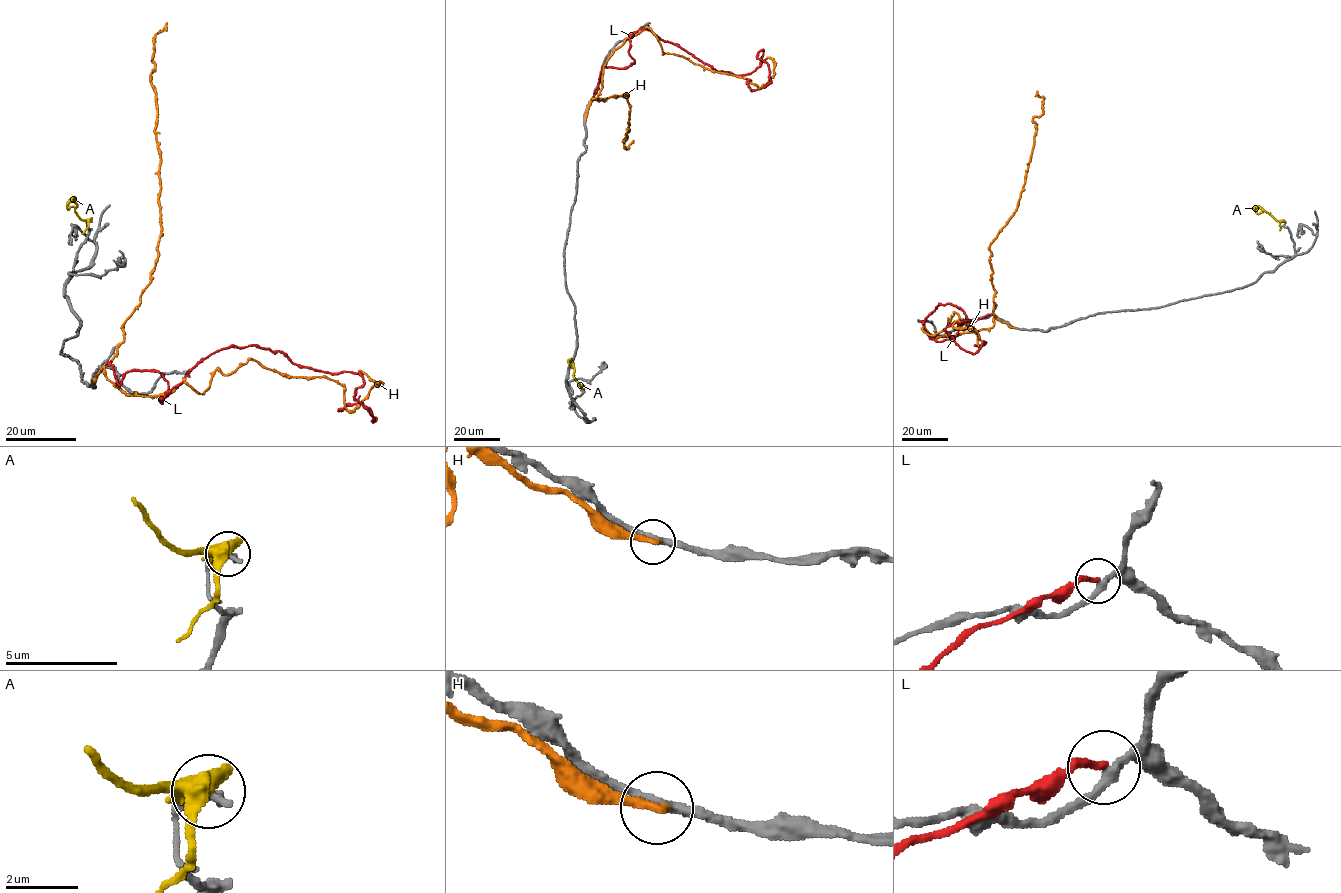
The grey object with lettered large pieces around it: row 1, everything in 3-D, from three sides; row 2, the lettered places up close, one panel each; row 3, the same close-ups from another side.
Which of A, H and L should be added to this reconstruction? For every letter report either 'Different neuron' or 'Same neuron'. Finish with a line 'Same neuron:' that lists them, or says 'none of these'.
A: Different neuron
H: Different neuron
L: Different neuron
Same neuron: none of these

